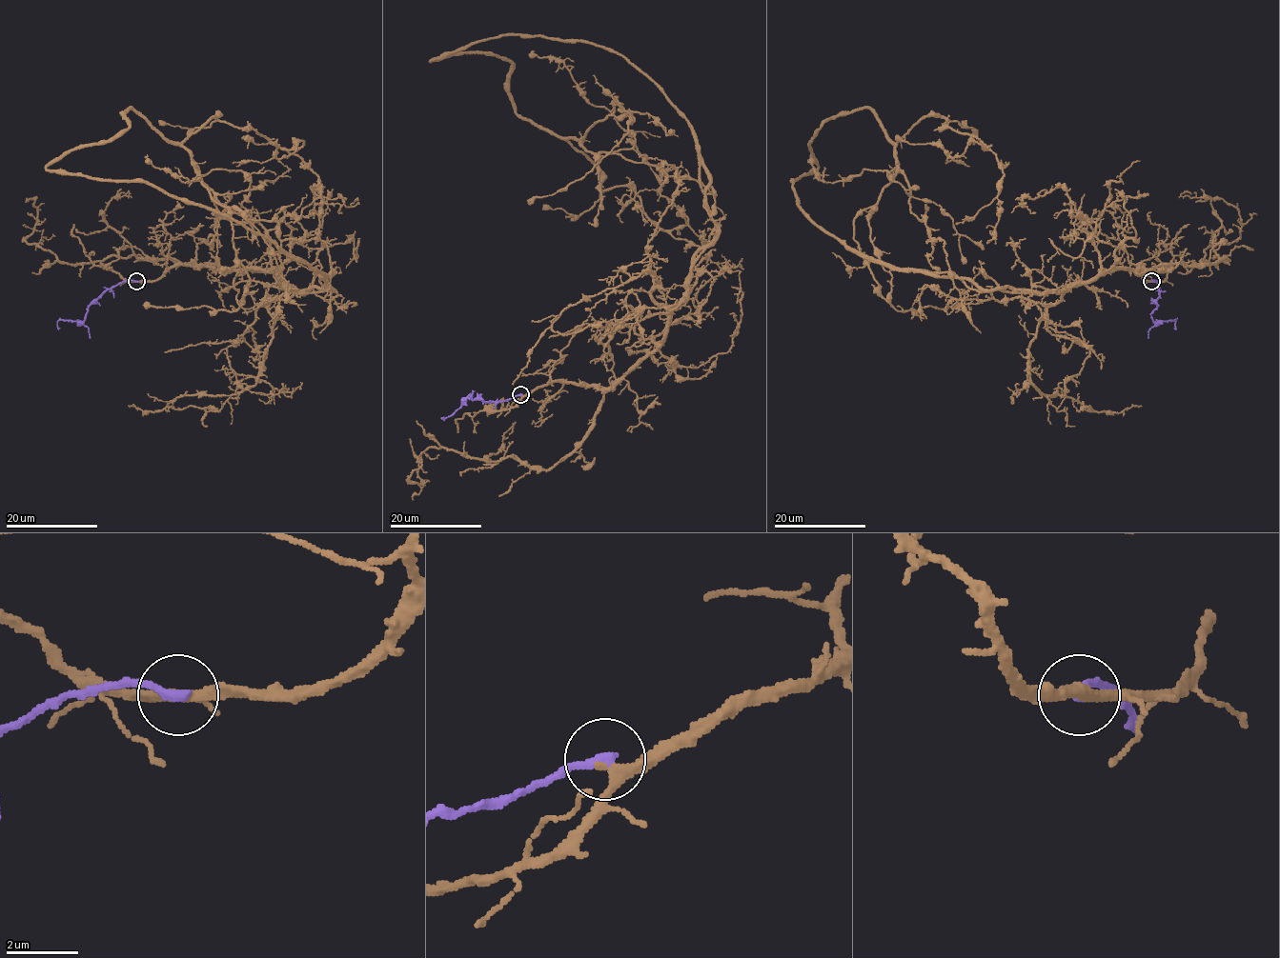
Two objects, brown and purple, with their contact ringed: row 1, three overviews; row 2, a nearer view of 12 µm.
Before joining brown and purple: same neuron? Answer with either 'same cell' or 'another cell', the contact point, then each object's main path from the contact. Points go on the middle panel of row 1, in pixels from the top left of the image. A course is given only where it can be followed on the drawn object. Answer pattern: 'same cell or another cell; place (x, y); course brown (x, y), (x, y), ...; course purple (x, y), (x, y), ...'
same cell; place (520, 394); course brown (521, 394), (615, 386), (724, 216), (711, 187), (567, 139), (603, 189), (681, 229), (626, 138); course purple (521, 394), (491, 402), (472, 399), (469, 393), (454, 413), (442, 419)

